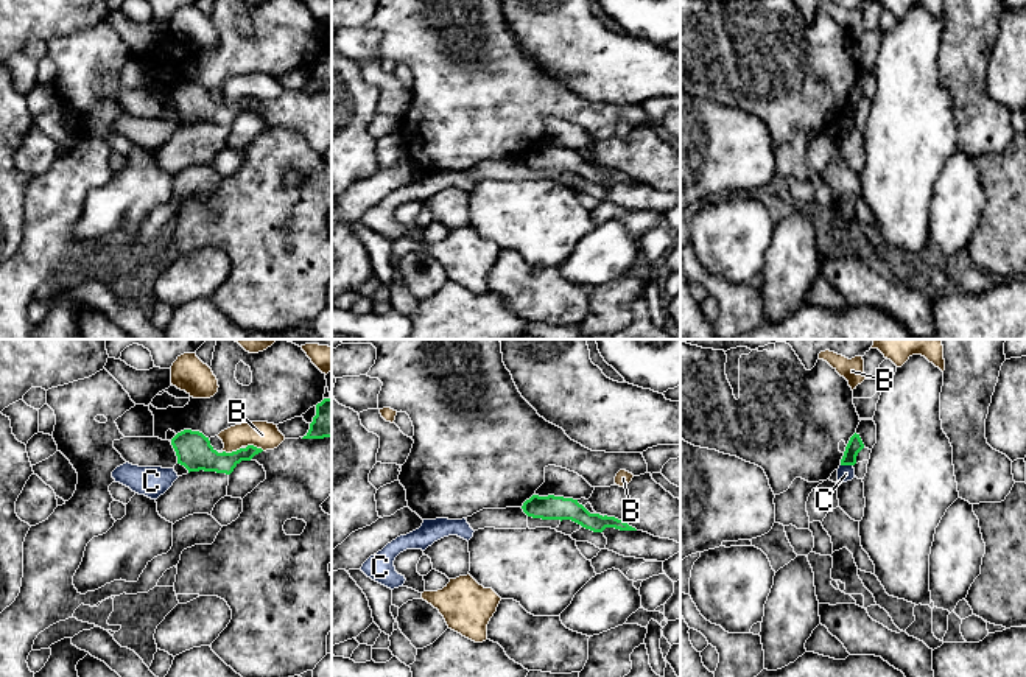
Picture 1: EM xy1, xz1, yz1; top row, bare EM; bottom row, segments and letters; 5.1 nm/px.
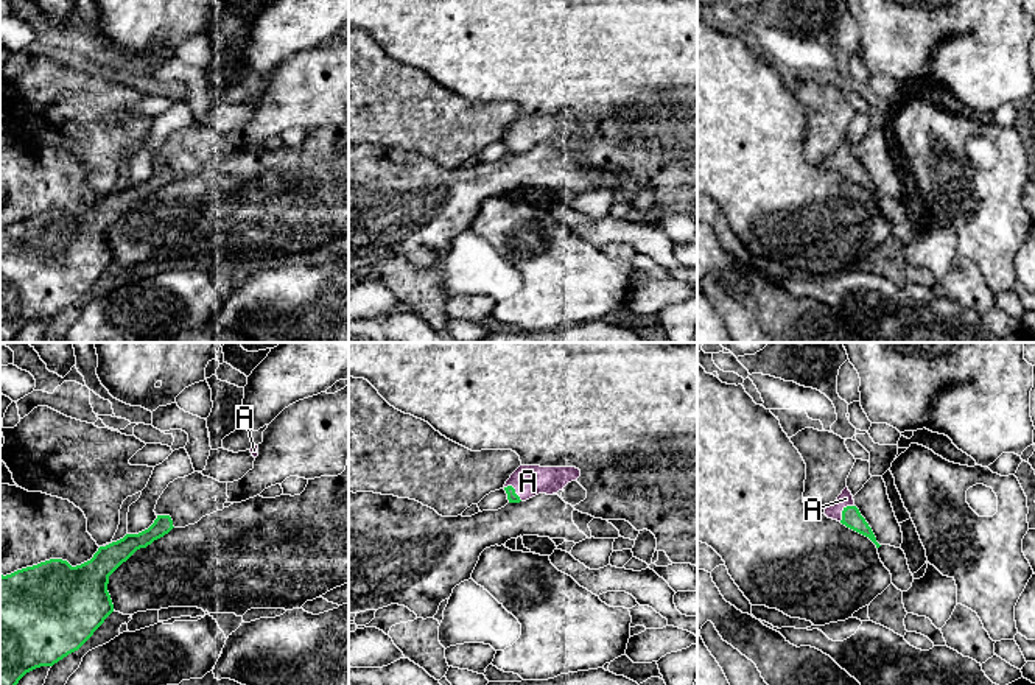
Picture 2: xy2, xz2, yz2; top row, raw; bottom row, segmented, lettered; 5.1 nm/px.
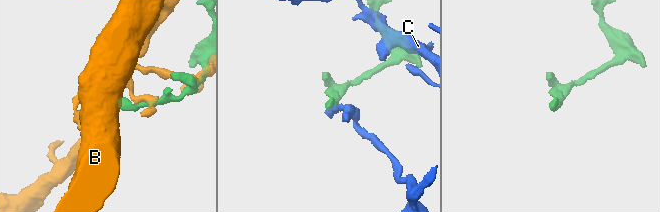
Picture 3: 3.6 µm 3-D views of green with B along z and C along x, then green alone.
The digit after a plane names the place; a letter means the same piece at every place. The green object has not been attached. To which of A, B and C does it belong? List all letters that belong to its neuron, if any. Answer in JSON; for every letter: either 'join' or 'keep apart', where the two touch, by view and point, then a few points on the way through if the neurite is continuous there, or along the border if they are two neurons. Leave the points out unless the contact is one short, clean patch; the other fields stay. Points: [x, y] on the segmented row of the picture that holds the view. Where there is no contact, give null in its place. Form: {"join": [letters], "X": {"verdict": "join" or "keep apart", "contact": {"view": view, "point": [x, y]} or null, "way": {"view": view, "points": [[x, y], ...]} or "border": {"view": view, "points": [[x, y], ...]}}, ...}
{"join": ["A"], "A": {"verdict": "join", "contact": {"view": "yz2", "point": [842, 511]}, "way": {"view": "yz2", "points": [[852, 517], [842, 511], [845, 498]]}}, "B": {"verdict": "keep apart", "contact": {"view": "xy1", "point": [232, 452]}}, "C": {"verdict": "keep apart", "contact": {"view": "yz1", "point": [847, 464]}, "border": {"view": "yz1", "points": [[841, 464], [852, 466]]}}}

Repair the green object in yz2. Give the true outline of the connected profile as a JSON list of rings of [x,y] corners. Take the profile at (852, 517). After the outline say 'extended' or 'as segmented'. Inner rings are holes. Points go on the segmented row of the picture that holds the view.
[[[848,487],[842,490],[842,494],[837,497],[837,500],[828,506],[823,512],[828,518],[837,520],[847,528],[868,537],[876,548],[881,545],[876,542],[876,537],[865,522],[865,518],[861,515],[859,509],[854,506],[854,500]]]; extended

